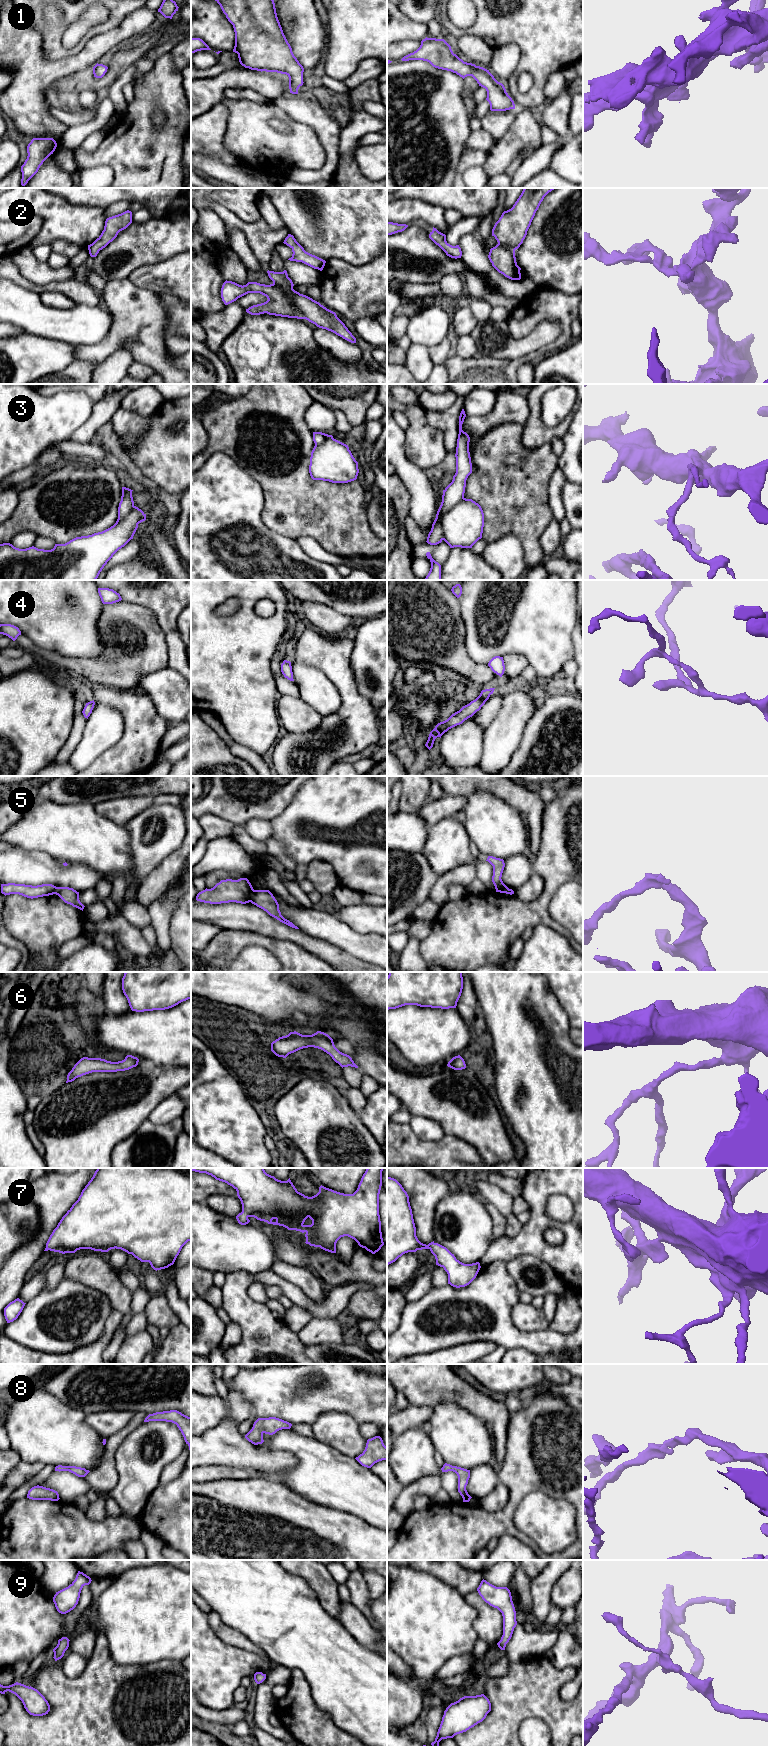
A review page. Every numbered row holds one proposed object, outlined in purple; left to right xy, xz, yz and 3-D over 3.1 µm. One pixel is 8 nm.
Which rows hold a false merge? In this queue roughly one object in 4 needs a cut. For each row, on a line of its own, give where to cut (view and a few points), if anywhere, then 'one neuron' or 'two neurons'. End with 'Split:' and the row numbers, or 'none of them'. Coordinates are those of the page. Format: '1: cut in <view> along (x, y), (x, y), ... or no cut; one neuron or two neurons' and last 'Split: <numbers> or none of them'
1: no cut; one neuron
2: no cut; one neuron
3: no cut; one neuron
4: no cut; one neuron
5: cut in xz along (254, 890), (250, 901); two neurons
6: no cut; one neuron
7: no cut; one neuron
8: no cut; one neuron
9: no cut; one neuron
Split: 5

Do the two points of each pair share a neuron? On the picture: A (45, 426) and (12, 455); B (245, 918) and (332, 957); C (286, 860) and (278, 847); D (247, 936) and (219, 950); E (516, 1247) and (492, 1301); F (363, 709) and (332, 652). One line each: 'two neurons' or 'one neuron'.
A: one neuron
B: one neuron
C: one neuron
D: one neuron
E: two neurons
F: one neuron

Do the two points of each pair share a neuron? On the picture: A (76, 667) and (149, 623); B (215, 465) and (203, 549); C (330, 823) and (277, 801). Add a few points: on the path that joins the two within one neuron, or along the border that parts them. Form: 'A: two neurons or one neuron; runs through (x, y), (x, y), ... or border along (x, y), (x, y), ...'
A: one neuron; runs through (95, 667), (106, 667), (133, 642)
B: one neuron; runs through (215, 486), (215, 495), (203, 507), (203, 528)
C: two neurons; border along (301, 786), (289, 805), (270, 820)

